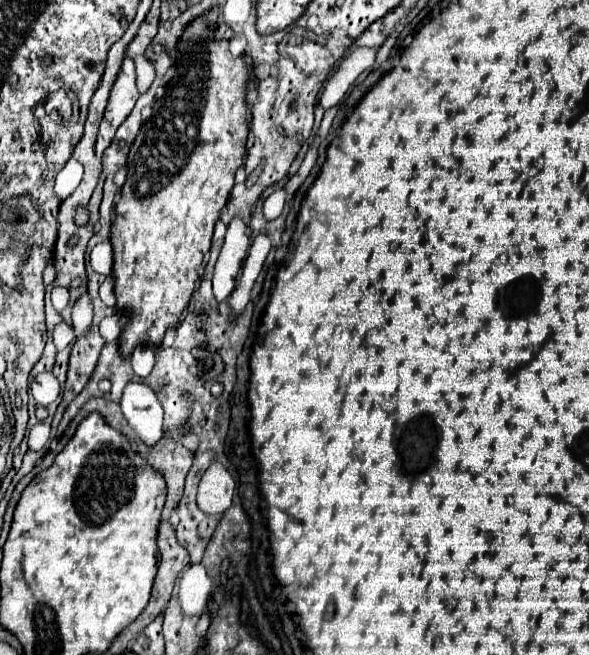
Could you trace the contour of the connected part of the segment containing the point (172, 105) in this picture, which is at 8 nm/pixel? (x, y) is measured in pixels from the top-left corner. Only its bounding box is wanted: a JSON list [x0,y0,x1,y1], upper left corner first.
[110,10,248,358]

